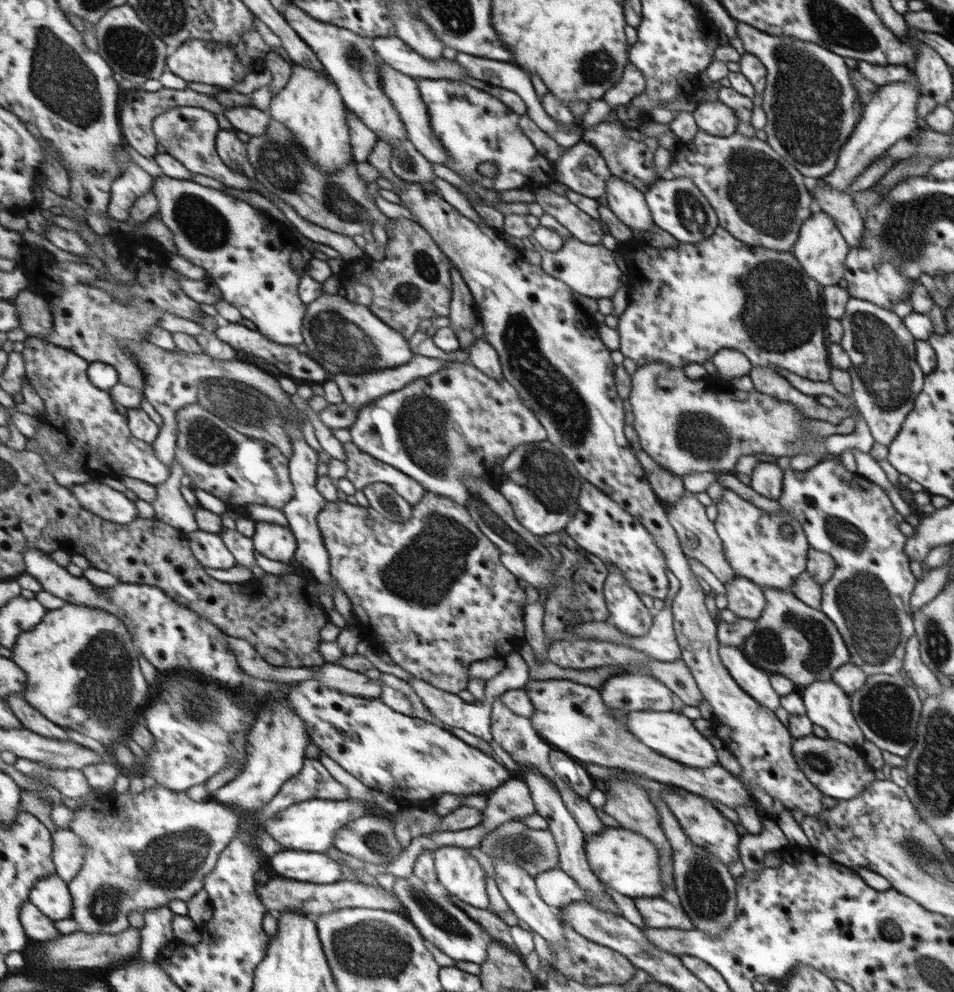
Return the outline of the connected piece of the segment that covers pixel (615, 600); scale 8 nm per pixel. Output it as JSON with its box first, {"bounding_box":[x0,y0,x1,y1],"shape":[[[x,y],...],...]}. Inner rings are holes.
{"bounding_box":[603,563,653,637],"shape":[[[605,563],[608,577],[604,580],[603,596],[609,611],[609,621],[622,633],[630,633],[632,637],[644,637],[652,628],[653,613],[630,587],[624,575]]]}

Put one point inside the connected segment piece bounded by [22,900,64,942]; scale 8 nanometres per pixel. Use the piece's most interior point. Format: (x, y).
(40, 927)

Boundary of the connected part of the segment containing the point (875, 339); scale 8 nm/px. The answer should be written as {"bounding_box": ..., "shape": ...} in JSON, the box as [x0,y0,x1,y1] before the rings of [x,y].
{"bounding_box":[839,297,925,446],"shape":[[[850,297],[844,316],[839,321],[843,326],[843,335],[839,343],[851,361],[848,372],[853,381],[854,405],[859,414],[866,419],[873,439],[880,444],[884,444],[884,446],[888,446],[902,428],[901,424],[912,410],[915,398],[924,384],[925,374],[916,361],[915,338],[903,325],[903,320],[893,310],[876,306],[868,300]]]}

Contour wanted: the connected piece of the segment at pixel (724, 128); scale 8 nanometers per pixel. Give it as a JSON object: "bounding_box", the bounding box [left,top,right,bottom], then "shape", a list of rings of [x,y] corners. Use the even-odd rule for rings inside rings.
{"bounding_box":[693,101,741,137],"shape":[[[720,101],[698,104],[693,118],[700,131],[706,131],[712,136],[730,137],[741,126],[741,118],[730,106]]]}

